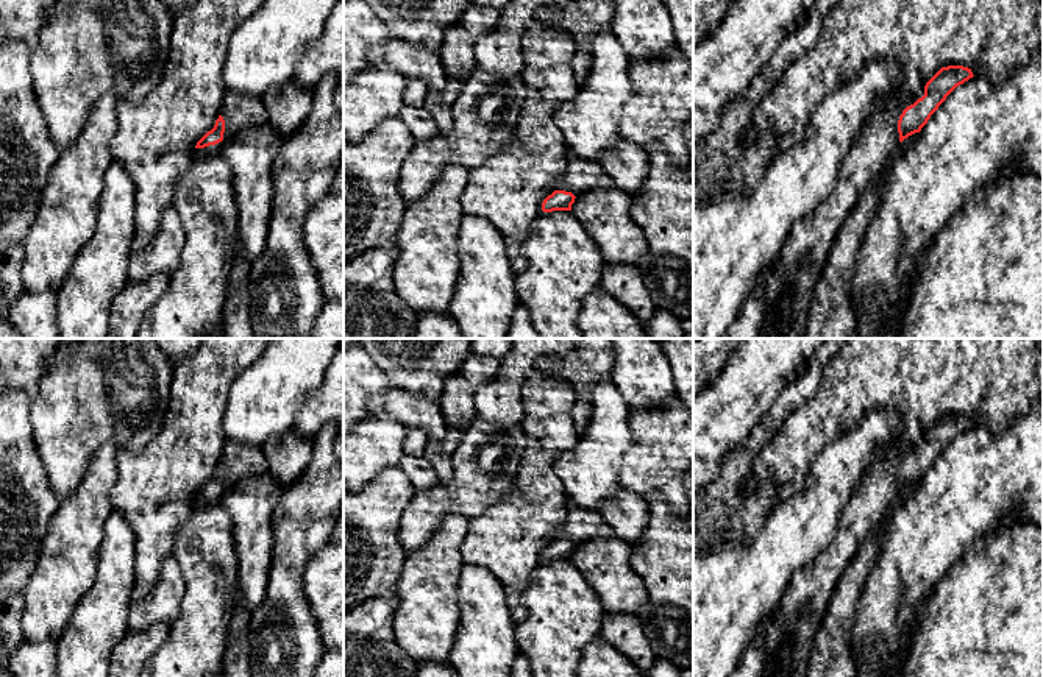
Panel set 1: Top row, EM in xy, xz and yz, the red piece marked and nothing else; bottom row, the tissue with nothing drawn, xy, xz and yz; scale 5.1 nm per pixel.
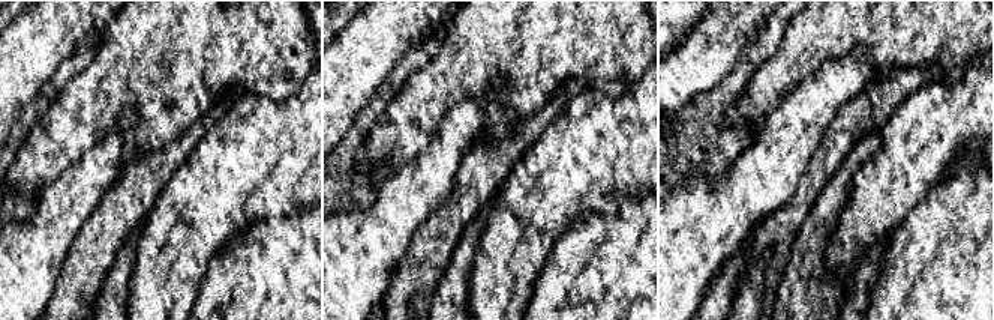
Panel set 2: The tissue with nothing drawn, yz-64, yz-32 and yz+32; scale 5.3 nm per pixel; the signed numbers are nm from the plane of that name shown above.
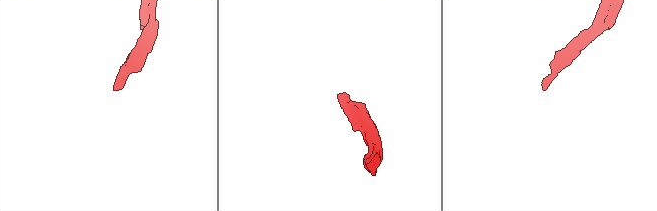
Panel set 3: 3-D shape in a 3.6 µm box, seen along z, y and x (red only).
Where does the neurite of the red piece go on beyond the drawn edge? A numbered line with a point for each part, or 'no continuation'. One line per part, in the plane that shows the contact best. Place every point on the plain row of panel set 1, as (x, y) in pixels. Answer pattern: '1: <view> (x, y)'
1: xy (239, 460)

